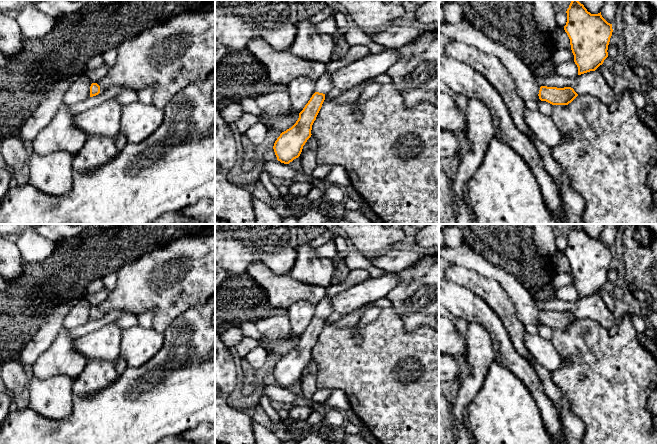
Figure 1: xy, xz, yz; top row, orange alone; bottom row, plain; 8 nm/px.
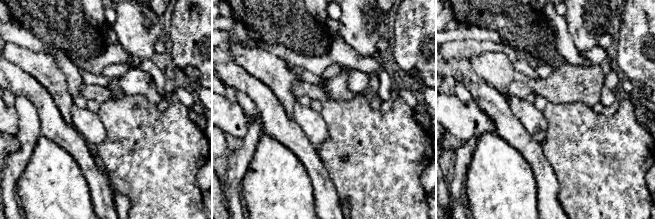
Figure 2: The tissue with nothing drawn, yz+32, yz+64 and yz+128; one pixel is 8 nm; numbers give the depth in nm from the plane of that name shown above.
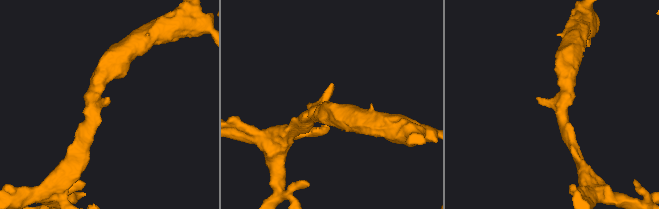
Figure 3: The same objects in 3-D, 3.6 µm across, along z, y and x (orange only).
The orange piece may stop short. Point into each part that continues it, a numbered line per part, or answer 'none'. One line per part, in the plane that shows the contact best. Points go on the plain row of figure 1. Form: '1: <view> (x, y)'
1: xz (324, 308)

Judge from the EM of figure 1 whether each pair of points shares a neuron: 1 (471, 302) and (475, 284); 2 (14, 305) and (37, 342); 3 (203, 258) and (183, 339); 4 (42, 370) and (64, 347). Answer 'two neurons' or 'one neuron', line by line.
1: two neurons
2: two neurons
3: two neurons
4: one neuron

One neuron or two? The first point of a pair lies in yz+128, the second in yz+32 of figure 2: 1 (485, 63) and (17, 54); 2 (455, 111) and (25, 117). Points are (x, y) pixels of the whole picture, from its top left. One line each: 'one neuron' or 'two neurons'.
1: one neuron
2: two neurons

